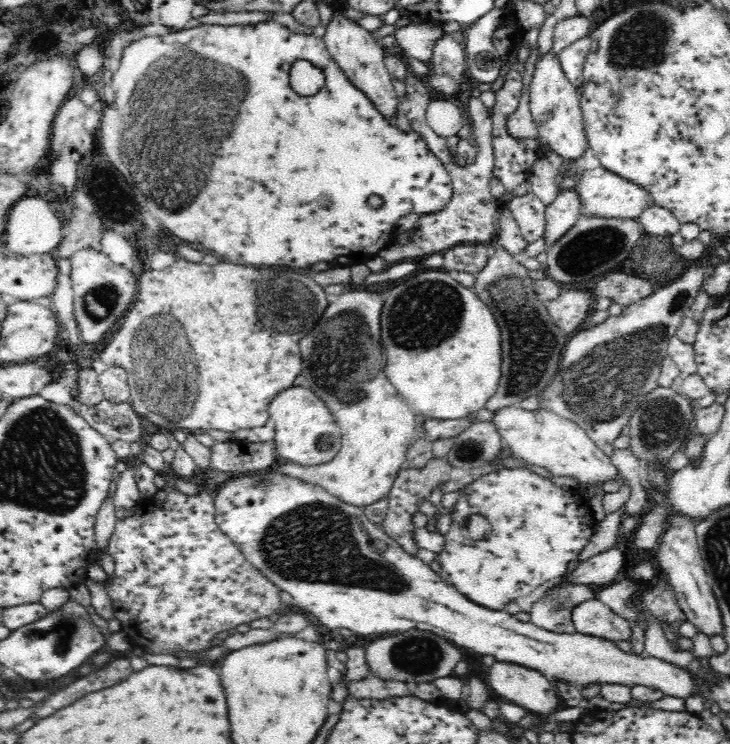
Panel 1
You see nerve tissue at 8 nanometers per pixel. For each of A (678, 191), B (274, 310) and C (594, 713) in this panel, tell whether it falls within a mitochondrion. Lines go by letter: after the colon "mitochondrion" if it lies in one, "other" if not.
A: other
B: mitochondrion
C: other

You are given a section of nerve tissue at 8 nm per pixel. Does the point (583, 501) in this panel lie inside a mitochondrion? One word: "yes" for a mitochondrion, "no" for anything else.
no

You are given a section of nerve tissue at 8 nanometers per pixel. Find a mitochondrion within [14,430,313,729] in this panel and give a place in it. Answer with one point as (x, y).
(60, 634)

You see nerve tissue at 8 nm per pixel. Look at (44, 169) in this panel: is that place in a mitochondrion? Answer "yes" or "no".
no

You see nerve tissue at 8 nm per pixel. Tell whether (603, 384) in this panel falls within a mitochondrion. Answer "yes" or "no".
yes

